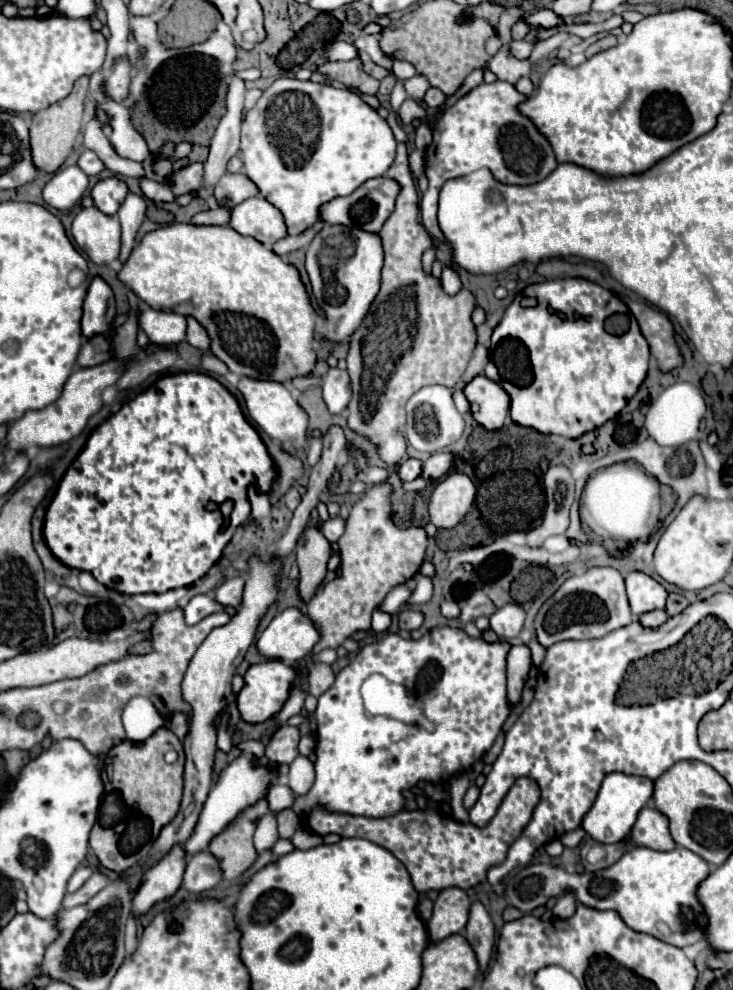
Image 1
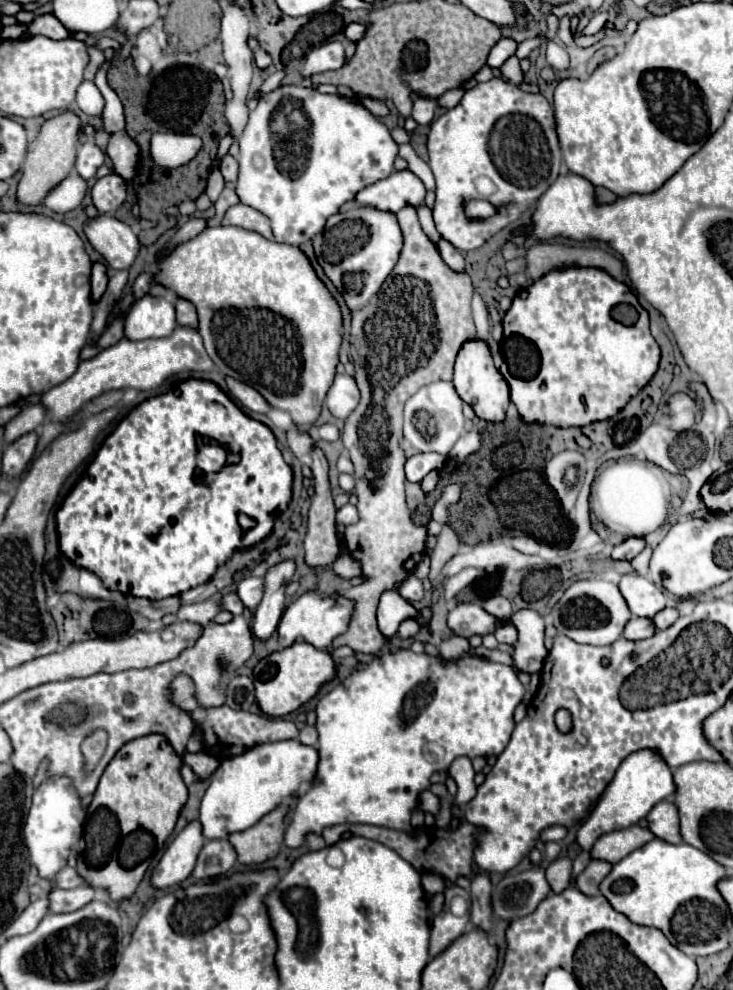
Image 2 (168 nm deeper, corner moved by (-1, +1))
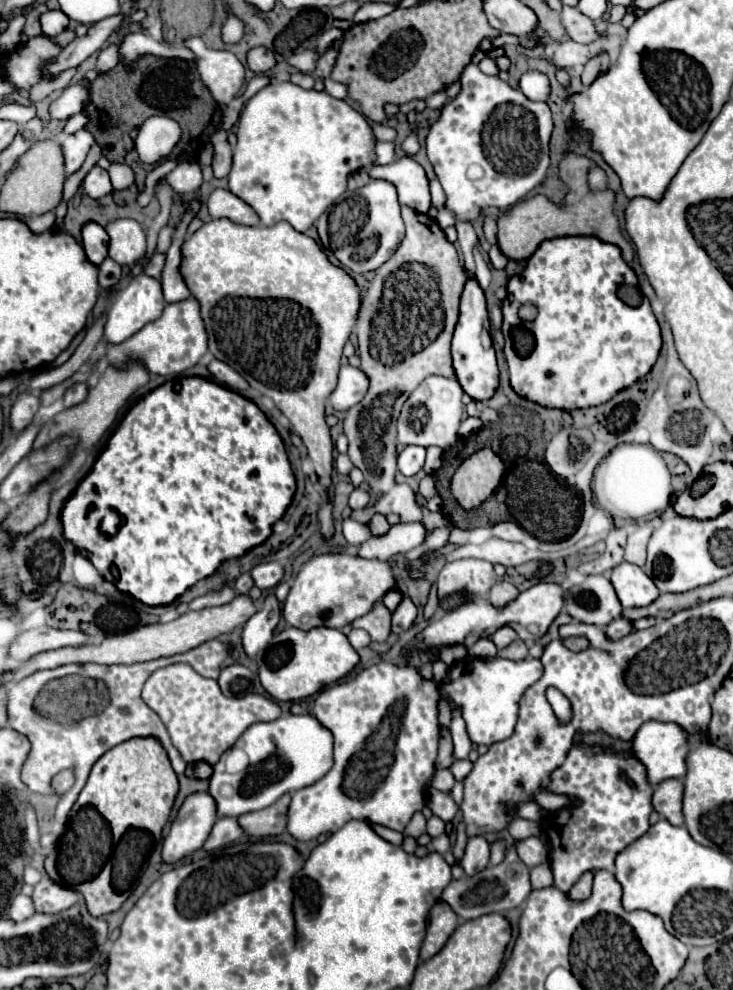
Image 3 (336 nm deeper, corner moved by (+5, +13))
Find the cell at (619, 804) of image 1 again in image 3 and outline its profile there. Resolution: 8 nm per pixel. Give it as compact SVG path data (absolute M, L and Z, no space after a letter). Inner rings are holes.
M648 721L634 735L632 751L646 765L648 781L652 785L656 785L656 783L670 779L670 777L676 777L676 779L686 777L686 755L692 751L692 743L688 739L688 731L684 731L682 727L676 727L676 723Z

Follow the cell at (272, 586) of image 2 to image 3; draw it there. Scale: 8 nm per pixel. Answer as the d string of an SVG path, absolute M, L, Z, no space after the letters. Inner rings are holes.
M266 597L262 609L248 619L242 633L242 647L248 657L258 657L268 647L274 629L280 621L280 603L276 597Z

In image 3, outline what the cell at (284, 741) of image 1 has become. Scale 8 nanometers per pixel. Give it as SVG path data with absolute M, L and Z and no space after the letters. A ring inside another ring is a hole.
M176 663L164 669L158 669L150 675L144 685L144 703L158 713L162 723L168 729L172 745L178 749L180 757L188 767L202 761L216 765L220 755L236 743L236 739L254 723L274 721L282 715L282 709L266 695L246 695L240 699L224 697L214 679L198 675L190 665Z

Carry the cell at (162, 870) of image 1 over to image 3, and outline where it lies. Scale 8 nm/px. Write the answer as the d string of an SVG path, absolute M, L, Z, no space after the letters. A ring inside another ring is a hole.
M198 791L186 797L178 817L172 821L170 835L164 839L162 857L166 863L194 853L208 839L216 823L216 801L206 791Z

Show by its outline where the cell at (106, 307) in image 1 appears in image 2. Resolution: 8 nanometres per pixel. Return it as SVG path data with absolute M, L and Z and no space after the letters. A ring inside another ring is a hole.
M94 263L92 265L92 301L98 303L98 299L104 295L106 287L108 287L108 273L106 267L102 263Z

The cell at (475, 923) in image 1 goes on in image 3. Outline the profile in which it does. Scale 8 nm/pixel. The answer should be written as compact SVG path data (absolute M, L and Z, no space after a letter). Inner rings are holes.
M484 835L470 837L466 845L466 853L462 857L462 867L466 875L474 875L486 869L488 861L490 861L490 843L486 841L486 837Z

